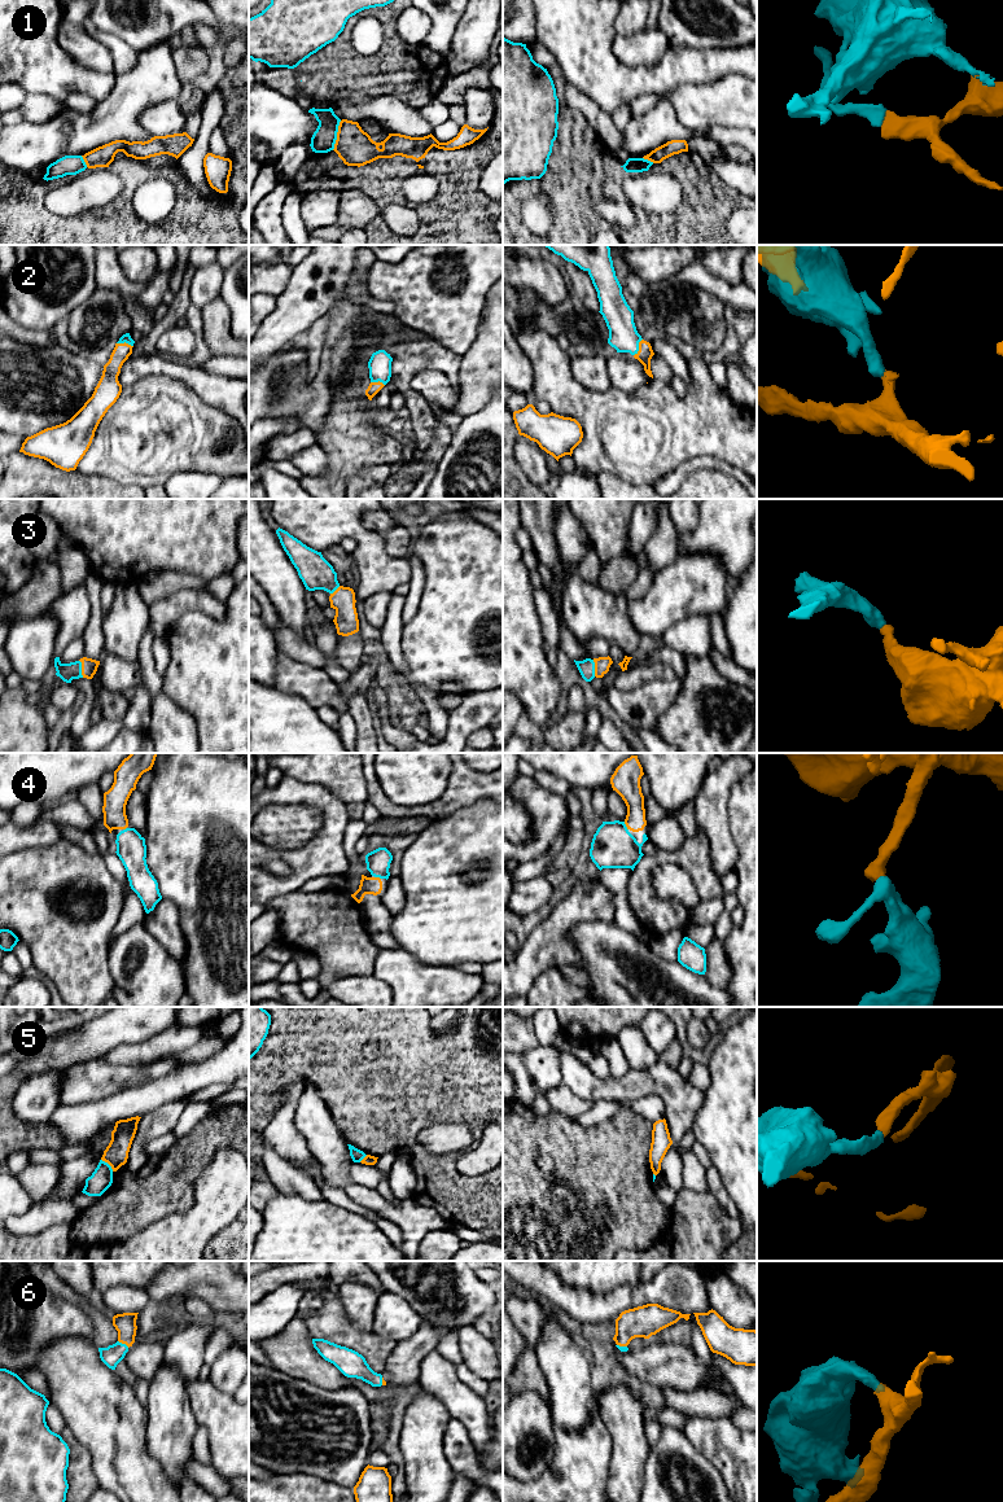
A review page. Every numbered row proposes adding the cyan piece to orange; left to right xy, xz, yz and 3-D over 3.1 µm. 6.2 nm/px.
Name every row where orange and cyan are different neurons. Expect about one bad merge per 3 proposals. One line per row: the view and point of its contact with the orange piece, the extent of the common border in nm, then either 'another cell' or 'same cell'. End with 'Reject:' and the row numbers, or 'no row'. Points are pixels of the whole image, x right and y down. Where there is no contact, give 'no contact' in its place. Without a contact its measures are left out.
1: contact xz (337, 135); length 190 nm; another cell
2: contact yz (639, 347); length 120 nm; same cell
3: contact xy (82, 669); length 110 nm; same cell
4: contact yz (626, 826); length 60 nm; same cell
5: contact xy (108, 1163); length 110 nm; another cell
6: contact xy (123, 1343); length 80 nm; same cell
Reject: 1, 5

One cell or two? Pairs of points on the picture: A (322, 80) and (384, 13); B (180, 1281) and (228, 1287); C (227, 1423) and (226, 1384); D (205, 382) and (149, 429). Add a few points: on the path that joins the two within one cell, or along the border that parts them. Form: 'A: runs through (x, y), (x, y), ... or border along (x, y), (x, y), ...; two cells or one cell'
A: runs through (337, 58), (349, 25), (362, 14); one cell
B: runs through (192, 1281), (217, 1282); one cell
C: border along (207, 1379), (223, 1392), (232, 1395); two cells
D: border along (167, 376), (183, 382), (207, 404), (220, 407); two cells

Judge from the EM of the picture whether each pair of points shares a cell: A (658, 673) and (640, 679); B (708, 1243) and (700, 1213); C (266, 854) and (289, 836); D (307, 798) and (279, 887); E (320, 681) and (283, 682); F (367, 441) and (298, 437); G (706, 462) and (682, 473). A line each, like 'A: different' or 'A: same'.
A: same
B: same
C: different
D: same
E: same
F: different
G: same

